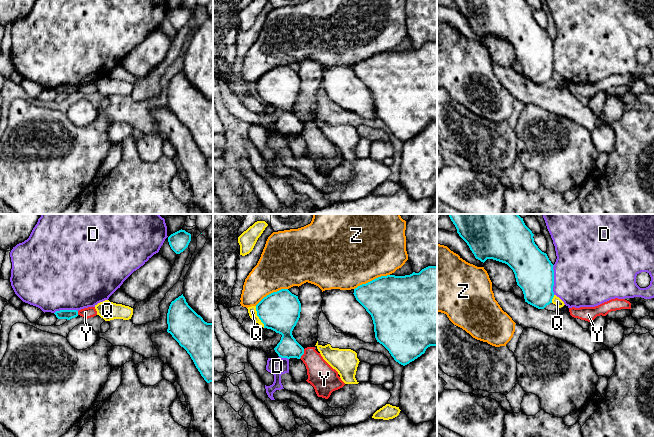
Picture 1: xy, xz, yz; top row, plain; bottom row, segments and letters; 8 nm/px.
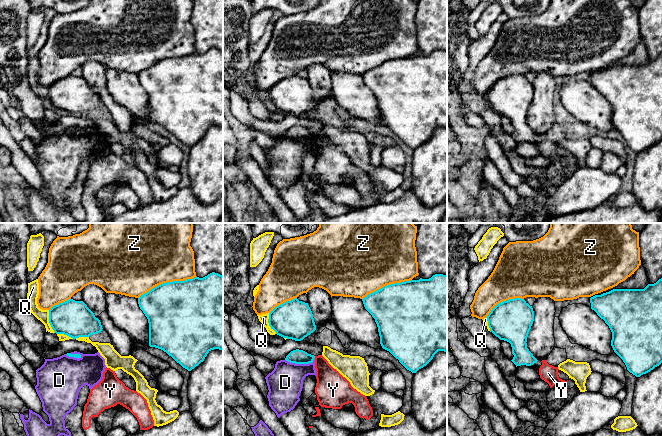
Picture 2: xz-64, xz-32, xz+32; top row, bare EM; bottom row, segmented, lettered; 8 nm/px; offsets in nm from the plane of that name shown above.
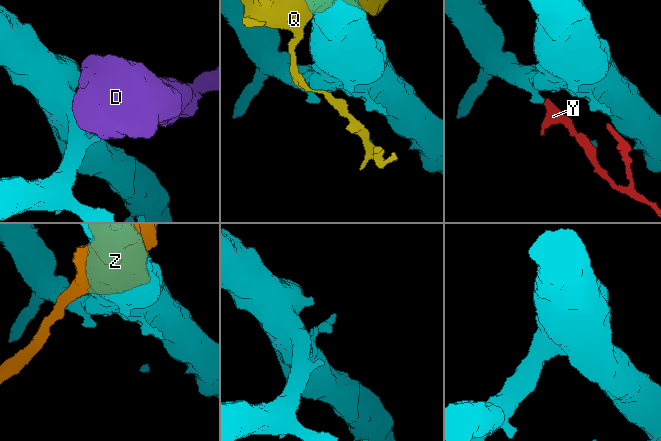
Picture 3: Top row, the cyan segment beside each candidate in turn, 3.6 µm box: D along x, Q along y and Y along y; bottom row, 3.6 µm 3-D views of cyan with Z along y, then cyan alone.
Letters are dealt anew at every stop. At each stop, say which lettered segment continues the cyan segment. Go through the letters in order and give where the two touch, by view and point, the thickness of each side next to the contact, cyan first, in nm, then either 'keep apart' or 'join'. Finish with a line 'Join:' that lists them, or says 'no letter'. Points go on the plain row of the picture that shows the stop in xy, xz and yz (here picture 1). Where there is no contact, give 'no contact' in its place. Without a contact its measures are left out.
D: contact yz (553, 56); calibres 320 and 480 nm; keep apart
Q: contact xz (258, 92); calibres 320 and 70 nm; keep apart
Y: contact xz (302, 130); calibres 170 and 220 nm; keep apart
Z: contact xz (372, 56); calibres 440 and 500 nm; keep apart
Join: no letter

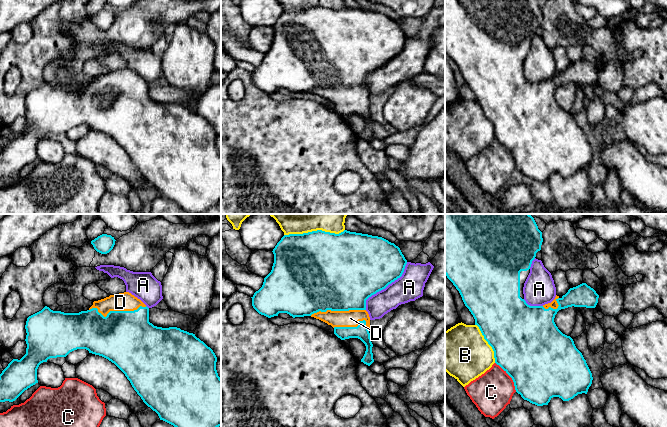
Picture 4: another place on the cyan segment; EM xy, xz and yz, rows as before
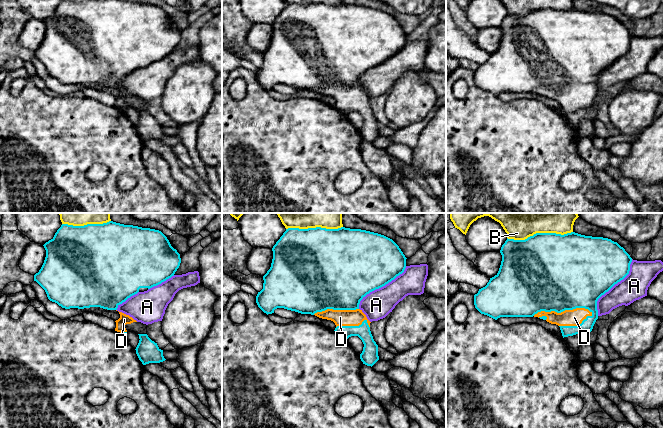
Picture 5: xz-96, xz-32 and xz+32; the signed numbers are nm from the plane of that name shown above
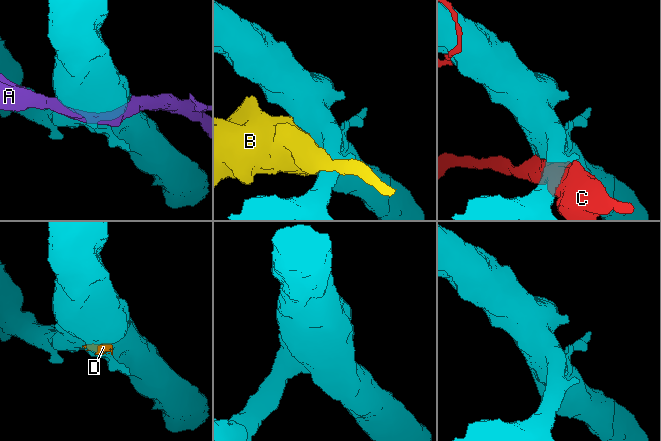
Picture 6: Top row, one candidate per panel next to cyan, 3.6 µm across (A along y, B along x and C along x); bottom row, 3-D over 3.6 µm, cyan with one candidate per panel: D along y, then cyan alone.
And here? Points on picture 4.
A: contact xz (385, 63); calibres 480 and 220 nm; keep apart
B: contact xz (314, 7); calibres 500 and 80 nm; keep apart
C: contact yz (510, 152); calibres 500 and 320 nm; keep apart
D: contact xy (117, 87); calibres 440 and 150 nm; join
Join: D

